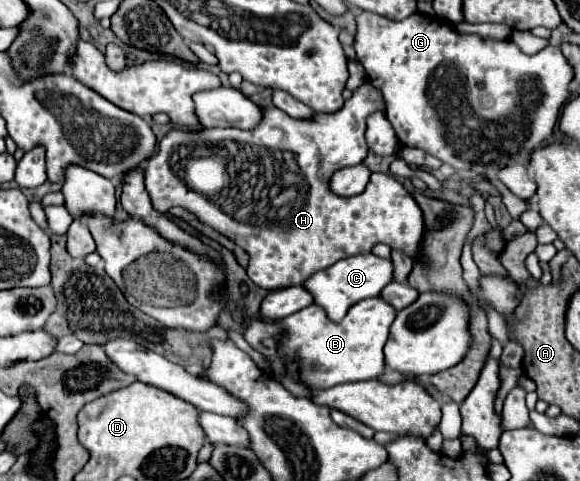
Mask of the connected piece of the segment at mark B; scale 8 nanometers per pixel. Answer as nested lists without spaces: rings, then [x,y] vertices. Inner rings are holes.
[[[373,297],[367,301],[359,301],[359,305],[353,305],[347,313],[347,317],[339,323],[331,321],[327,313],[319,305],[309,305],[307,309],[301,309],[299,313],[289,315],[281,323],[263,323],[263,321],[251,321],[251,325],[245,331],[245,339],[251,343],[253,349],[263,353],[269,361],[273,371],[279,371],[283,367],[281,359],[275,351],[267,349],[263,343],[277,335],[285,333],[283,349],[287,355],[293,355],[299,363],[299,375],[301,383],[311,387],[333,387],[339,383],[355,383],[355,381],[367,381],[377,379],[385,371],[385,357],[383,347],[389,337],[389,327],[395,319],[397,311],[381,297]]]

